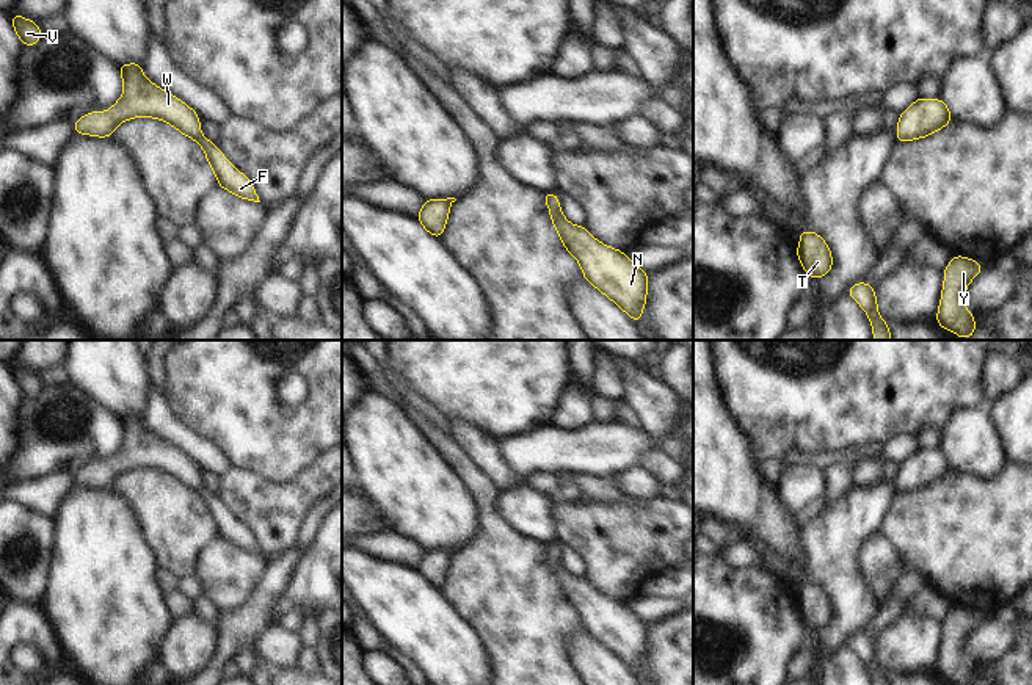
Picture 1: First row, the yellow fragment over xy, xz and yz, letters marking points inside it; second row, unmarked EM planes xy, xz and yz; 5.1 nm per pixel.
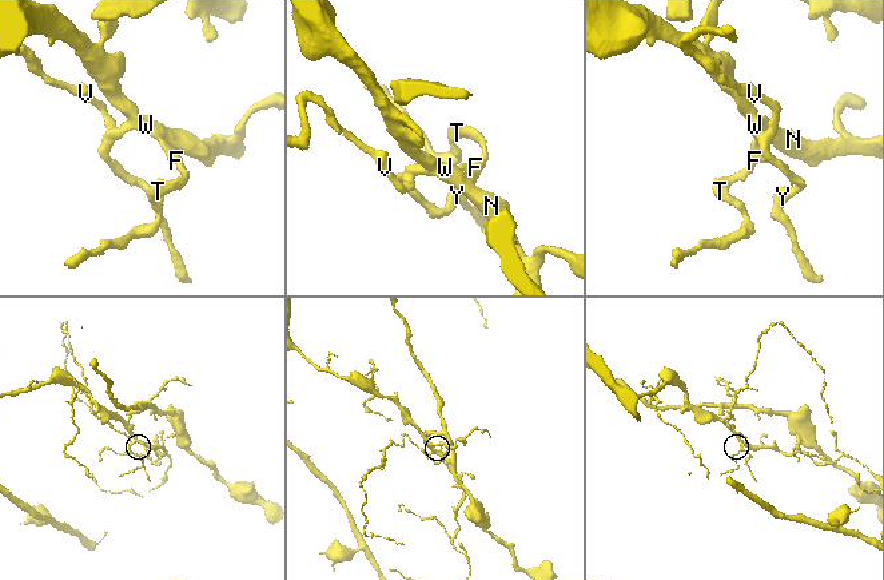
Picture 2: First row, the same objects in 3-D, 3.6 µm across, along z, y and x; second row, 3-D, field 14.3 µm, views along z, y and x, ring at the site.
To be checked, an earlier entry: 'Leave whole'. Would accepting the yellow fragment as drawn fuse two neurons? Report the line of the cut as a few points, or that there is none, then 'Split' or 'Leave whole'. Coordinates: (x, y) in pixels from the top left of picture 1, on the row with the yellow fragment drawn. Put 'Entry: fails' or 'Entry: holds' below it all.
No split. Leave whole
Entry: holds

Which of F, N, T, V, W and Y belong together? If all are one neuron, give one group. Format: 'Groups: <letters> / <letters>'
Groups: F N T V W Y

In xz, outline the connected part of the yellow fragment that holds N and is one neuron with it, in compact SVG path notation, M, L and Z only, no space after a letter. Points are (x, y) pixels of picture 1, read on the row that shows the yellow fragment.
M544 193L543 198L563 246L577 259L585 281L638 324L646 304L648 273L627 259L621 249L598 241L585 226L568 223L555 193Z

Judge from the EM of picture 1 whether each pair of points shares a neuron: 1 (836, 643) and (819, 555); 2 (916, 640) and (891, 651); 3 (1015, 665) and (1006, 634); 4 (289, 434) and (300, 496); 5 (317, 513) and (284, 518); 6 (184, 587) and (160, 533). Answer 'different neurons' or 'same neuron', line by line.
1: same neuron
2: same neuron
3: different neurons
4: different neurons
5: different neurons
6: different neurons

